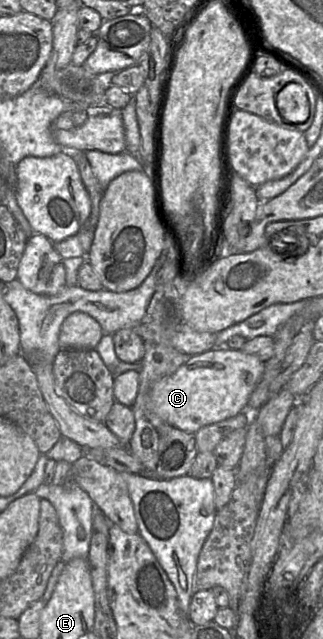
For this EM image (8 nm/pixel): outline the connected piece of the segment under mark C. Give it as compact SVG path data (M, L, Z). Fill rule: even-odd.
M216 346L188 357L173 374L154 383L149 392L149 409L169 425L194 434L204 426L245 411L264 370L265 363L256 355Z

